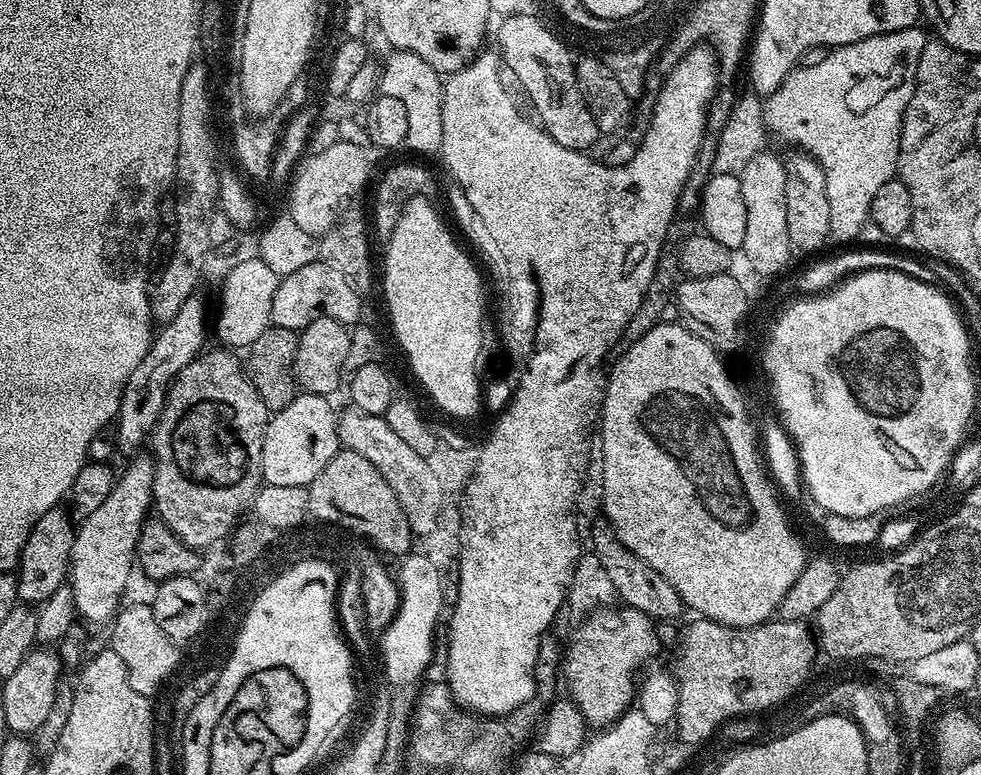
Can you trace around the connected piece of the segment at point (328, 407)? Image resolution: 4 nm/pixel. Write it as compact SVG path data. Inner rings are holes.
M297 394L284 409L271 413L262 442L260 475L264 484L307 486L322 474L322 466L342 448L336 429L338 416L335 411L332 413L332 402L327 396Z

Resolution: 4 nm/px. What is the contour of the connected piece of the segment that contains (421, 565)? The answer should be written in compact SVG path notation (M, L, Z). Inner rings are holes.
M409 554L399 561L400 609L387 629L382 633L384 641L380 652L384 655L382 671L389 685L402 686L408 676L425 675L428 663L434 660L433 635L437 631L440 611L444 608L444 580L441 569L421 554Z

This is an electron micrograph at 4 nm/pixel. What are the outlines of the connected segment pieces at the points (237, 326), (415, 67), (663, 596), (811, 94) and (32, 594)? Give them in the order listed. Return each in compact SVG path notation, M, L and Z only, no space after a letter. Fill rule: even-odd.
M257 256L232 267L222 284L222 306L214 320L215 335L217 332L219 343L225 347L246 350L271 325L270 305L279 277Z
M389 51L389 56L382 60L379 80L379 95L398 98L407 113L407 131L403 147L412 152L421 152L424 156L436 156L442 146L442 98L444 80L441 73L422 62L413 52Z
M603 526L595 529L592 547L595 549L595 556L598 562L605 568L606 574L609 575L610 582L613 583L615 595L623 601L627 607L636 608L642 614L652 617L656 622L676 622L680 615L686 612L682 598L654 566L642 562L638 554L634 554L620 539L611 527Z
M917 26L906 30L898 30L897 32L871 36L862 42L841 44L840 47L829 50L823 62L818 62L818 66L797 66L793 68L792 73L782 82L782 86L778 86L778 90L774 90L763 101L767 131L772 134L776 132L777 138L785 140L788 144L800 144L796 146L807 152L809 156L815 156L816 161L822 166L826 178L826 198L830 202L830 236L833 241L835 239L848 240L844 242L855 241L852 239L863 230L864 223L866 225L869 223L874 194L878 194L881 186L886 186L886 182L890 182L897 175L896 163L900 157L900 131L904 121L904 111L916 89L918 58L922 58L922 50L929 41L929 37L924 36L922 28Z
M57 506L46 514L37 516L36 525L29 528L26 542L19 551L20 562L15 573L16 594L25 605L43 604L46 598L50 598L50 594L54 594L54 590L65 587L69 579L76 533L69 513L62 509L63 507Z

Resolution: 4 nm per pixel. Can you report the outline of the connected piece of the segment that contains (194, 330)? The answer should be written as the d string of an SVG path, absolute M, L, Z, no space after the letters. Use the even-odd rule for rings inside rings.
M193 294L182 303L178 314L153 335L150 350L146 350L146 358L142 358L138 366L130 370L130 378L120 399L120 408L116 411L114 435L121 453L136 454L143 449L140 448L143 444L145 447L146 441L156 431L156 423L160 420L164 399L172 389L172 383L181 370L190 366L195 356L205 351L204 339L207 338L208 332L210 336L210 316L208 320L199 295Z

